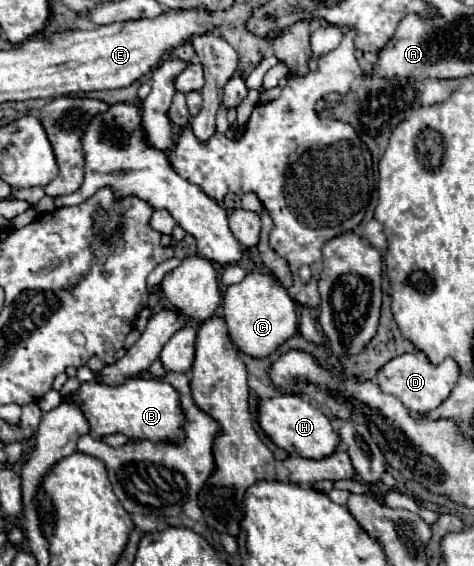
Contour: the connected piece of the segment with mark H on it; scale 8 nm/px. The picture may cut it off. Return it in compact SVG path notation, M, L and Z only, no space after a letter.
M277 396L269 400L261 400L259 404L259 424L265 434L277 444L279 448L287 450L289 454L297 454L301 458L321 460L335 452L339 446L339 436L331 426L331 420L313 404L297 398L297 396Z

